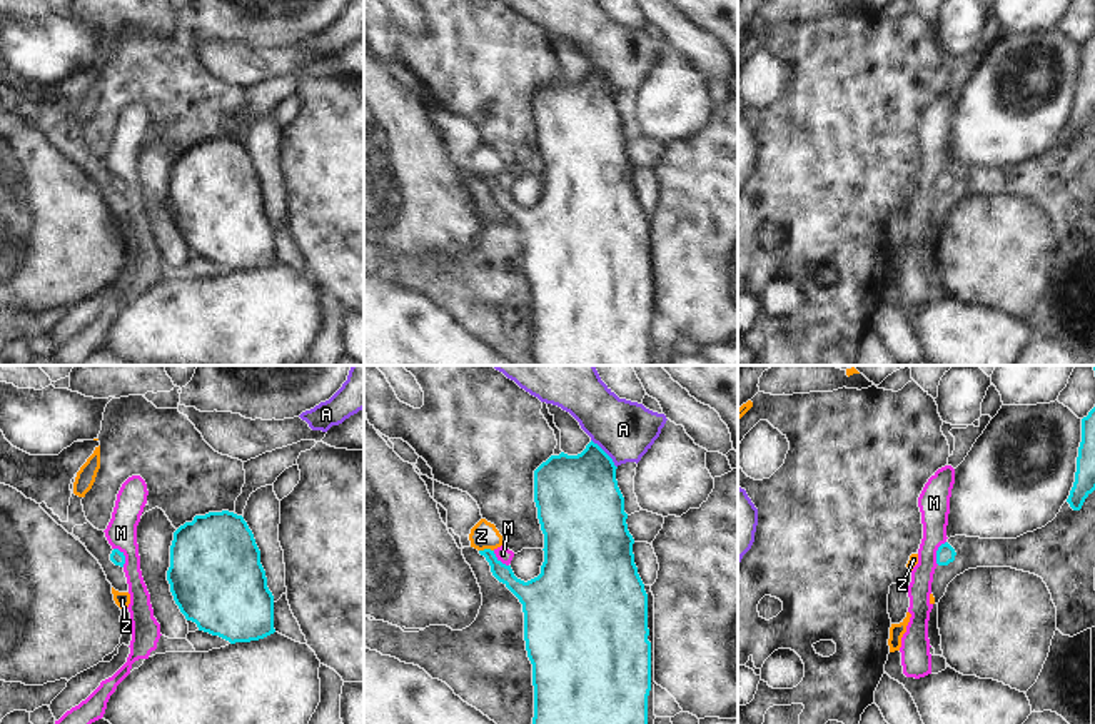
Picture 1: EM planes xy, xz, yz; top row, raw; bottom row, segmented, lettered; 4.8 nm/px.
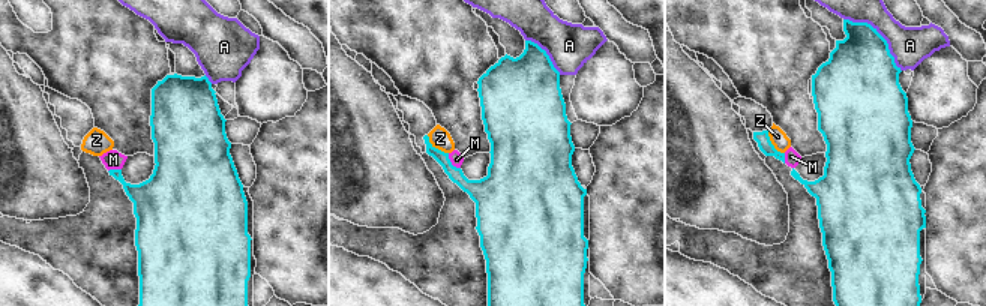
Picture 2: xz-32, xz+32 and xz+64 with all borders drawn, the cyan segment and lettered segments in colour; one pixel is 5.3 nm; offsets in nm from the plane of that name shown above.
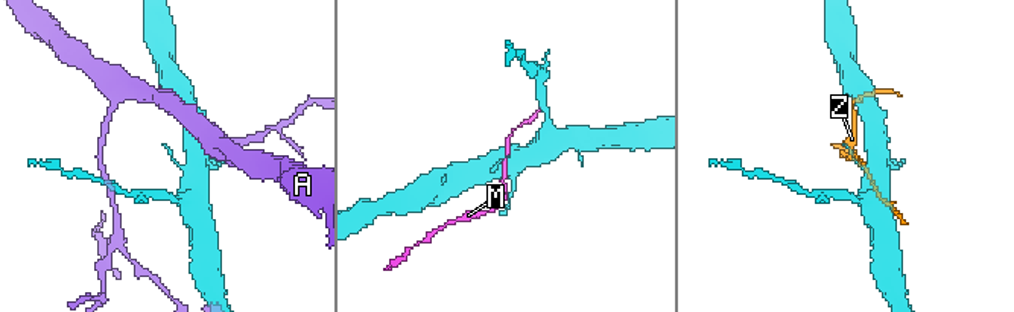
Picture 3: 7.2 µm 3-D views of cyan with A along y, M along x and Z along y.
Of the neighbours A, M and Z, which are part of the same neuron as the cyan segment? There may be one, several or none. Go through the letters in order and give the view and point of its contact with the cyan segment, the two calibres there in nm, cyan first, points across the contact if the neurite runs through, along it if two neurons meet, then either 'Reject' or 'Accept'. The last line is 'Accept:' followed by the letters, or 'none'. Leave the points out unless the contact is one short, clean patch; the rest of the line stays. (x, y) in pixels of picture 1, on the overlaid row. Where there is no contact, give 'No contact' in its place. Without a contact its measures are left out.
A: Touches cyan at xz (606, 454). Thickness 400 nm (cyan) against 280 nm. Reject
M: Touches cyan at yz (937, 553). Thickness 90 nm (cyan) against 150 nm. Boundary: yz (945, 541), (937, 551), (937, 564). Reject
Z: Touches cyan at xz (486, 549). Thickness 90 nm (cyan) against 130 nm. Boundary: xz (493, 549), (479, 551). Reject
Accept: none

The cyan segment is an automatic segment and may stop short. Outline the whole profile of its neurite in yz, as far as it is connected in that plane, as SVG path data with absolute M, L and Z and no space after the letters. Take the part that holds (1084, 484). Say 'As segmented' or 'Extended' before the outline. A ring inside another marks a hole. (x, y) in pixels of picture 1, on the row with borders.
As segmented. M1095 407L1082 419L1082 442L1077 457L1075 482L1067 502L1080 510L1085 499L1095 490Z

